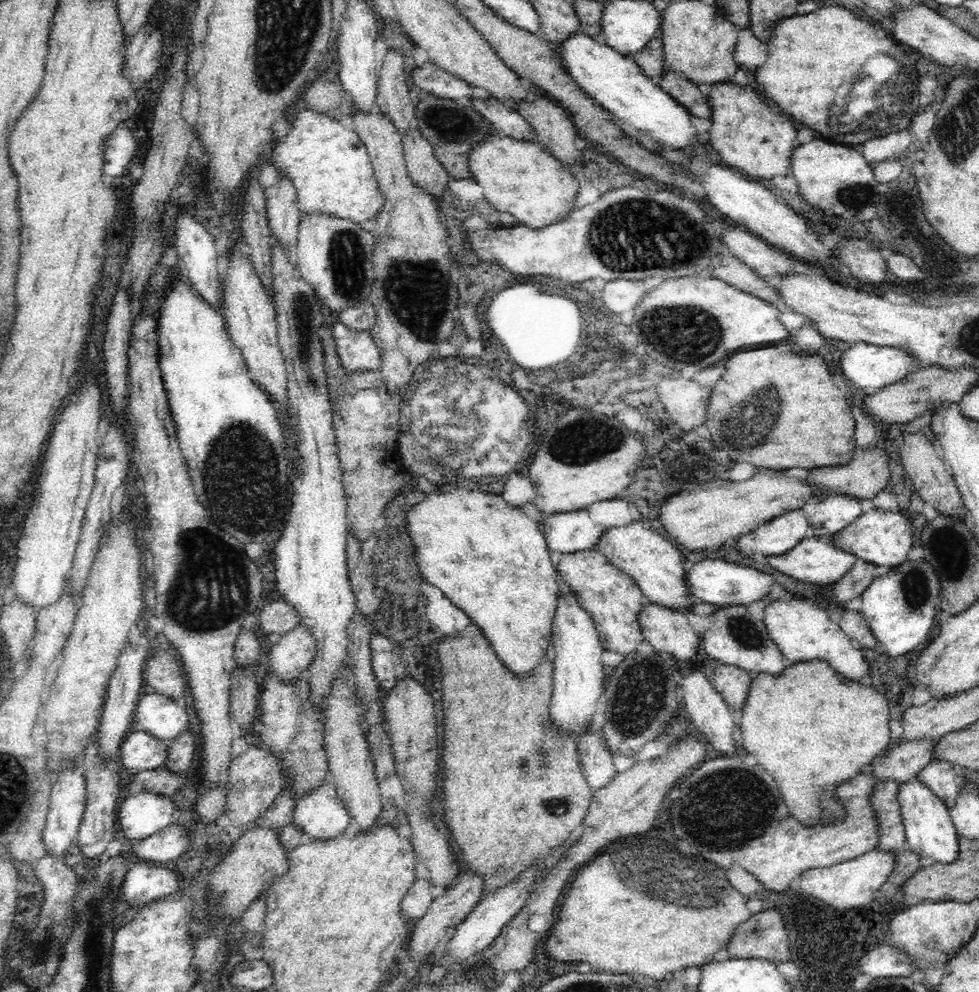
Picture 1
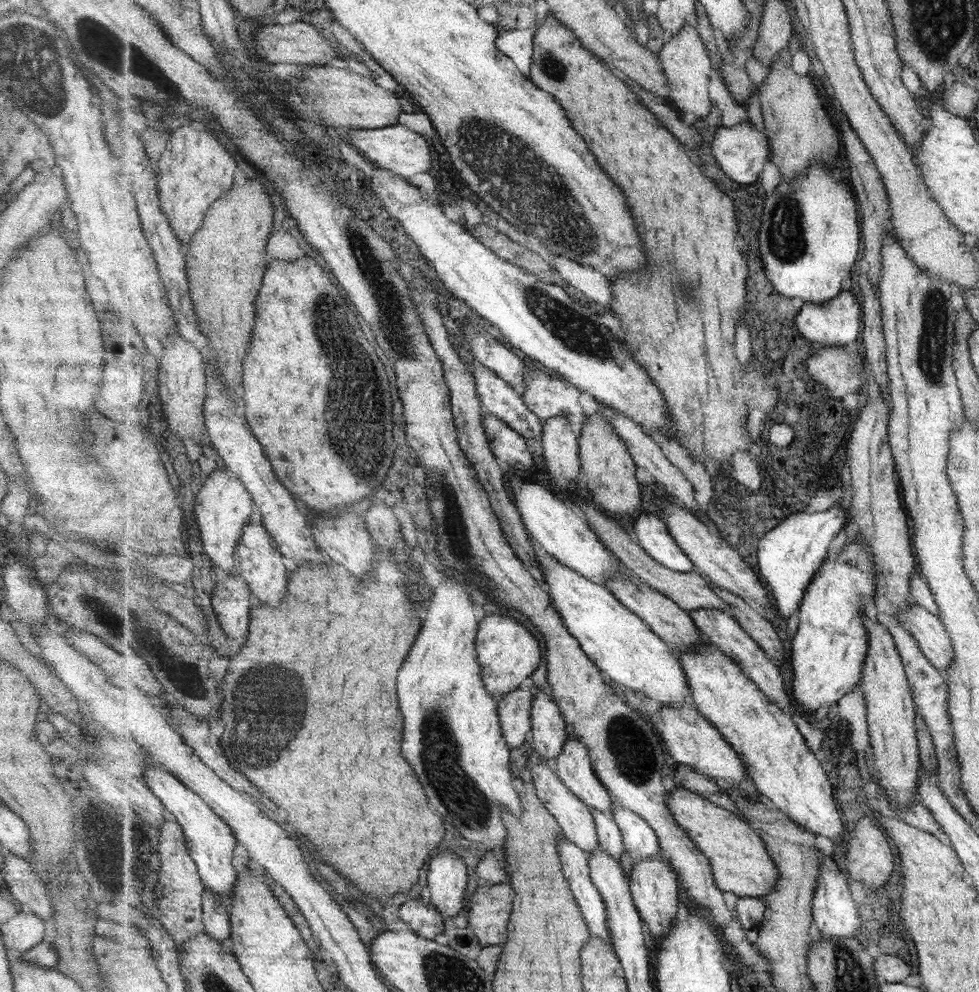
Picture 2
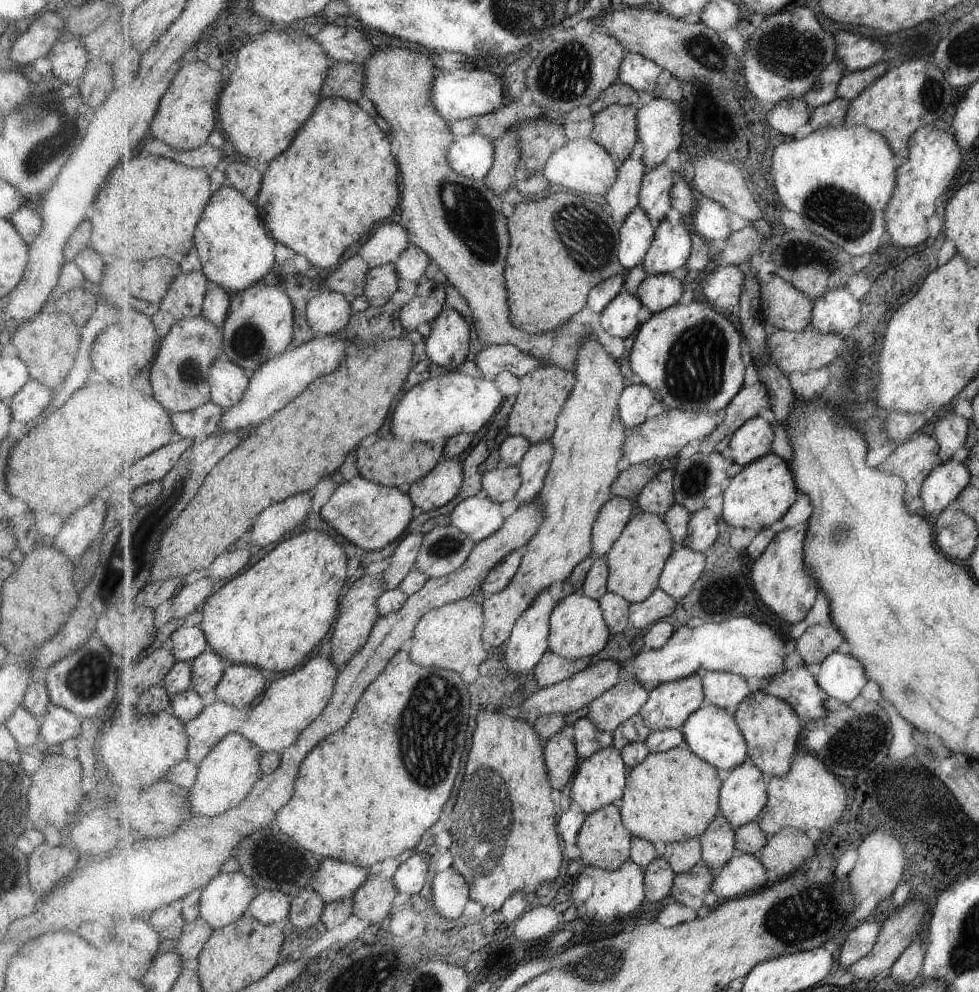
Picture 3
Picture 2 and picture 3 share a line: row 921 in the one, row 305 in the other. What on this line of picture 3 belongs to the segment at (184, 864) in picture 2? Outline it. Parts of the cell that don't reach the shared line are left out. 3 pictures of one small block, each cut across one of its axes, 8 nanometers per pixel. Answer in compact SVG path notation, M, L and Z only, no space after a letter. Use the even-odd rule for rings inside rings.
M202 270L182 272L175 279L159 304L158 312L151 316L161 340L177 322L191 316L201 316L210 283Z

